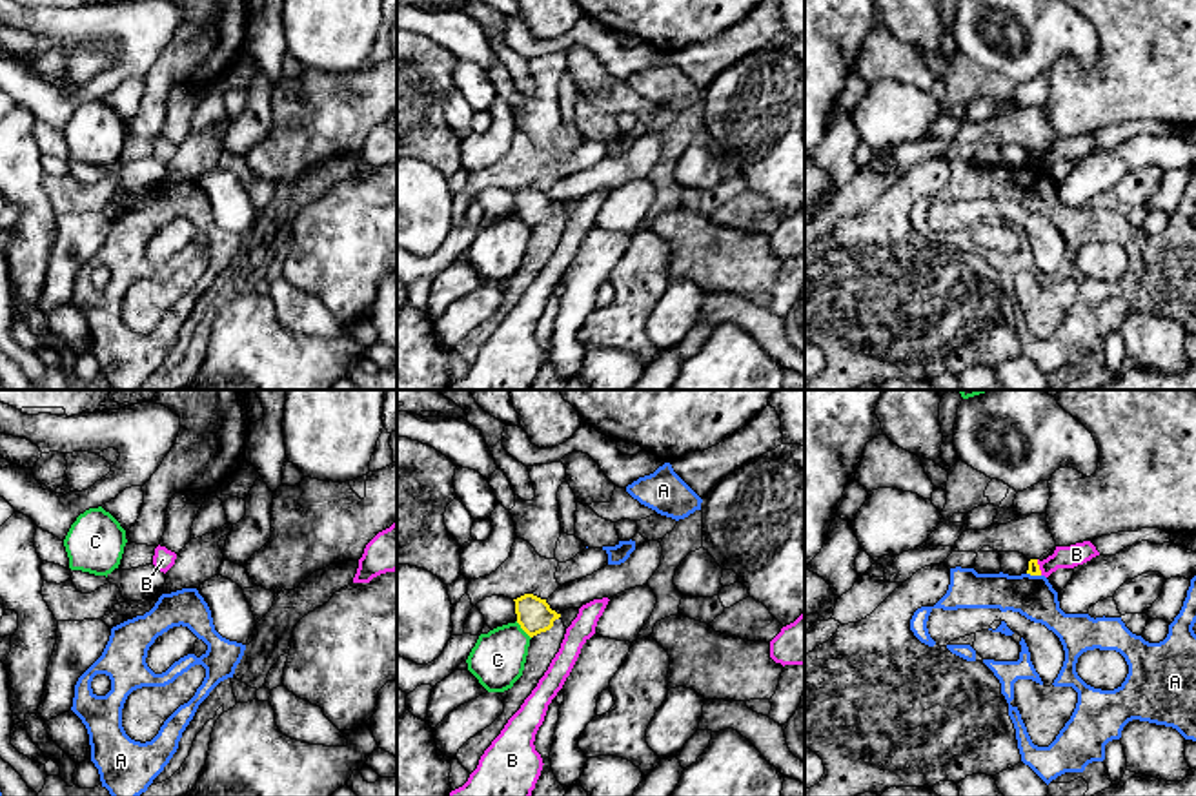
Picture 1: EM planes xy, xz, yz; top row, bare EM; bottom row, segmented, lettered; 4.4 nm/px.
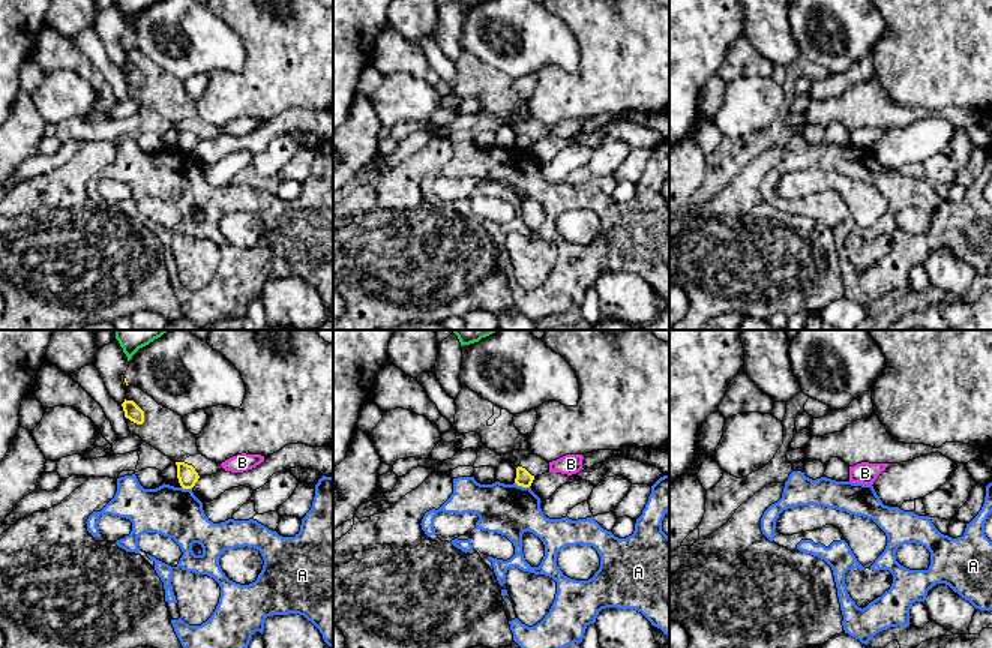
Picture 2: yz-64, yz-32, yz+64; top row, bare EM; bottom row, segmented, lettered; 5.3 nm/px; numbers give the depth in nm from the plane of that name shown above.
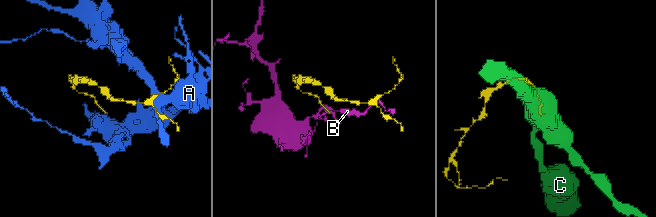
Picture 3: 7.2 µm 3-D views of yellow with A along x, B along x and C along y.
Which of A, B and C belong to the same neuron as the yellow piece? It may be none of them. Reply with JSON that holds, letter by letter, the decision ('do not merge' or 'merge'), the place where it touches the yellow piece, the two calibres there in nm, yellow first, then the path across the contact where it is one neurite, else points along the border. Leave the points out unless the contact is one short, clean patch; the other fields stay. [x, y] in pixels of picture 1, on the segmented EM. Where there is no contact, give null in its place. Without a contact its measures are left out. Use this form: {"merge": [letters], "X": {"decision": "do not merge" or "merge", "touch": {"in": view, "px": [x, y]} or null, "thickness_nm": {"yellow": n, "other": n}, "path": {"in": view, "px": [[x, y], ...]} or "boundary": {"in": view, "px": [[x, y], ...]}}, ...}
{"merge": [], "A": {"decision": "do not merge", "touch": {"in": "yz", "px": [1034, 574]}, "thickness_nm": {"yellow": 50, "other": 190}}, "B": {"decision": "do not merge", "touch": {"in": "yz", "px": [1038, 567]}, "thickness_nm": {"yellow": 50, "other": 100}, "boundary": {"in": "yz", "px": [[1036, 560], [1042, 574]]}}, "C": {"decision": "do not merge", "touch": {"in": "xz", "px": [523, 629]}, "thickness_nm": {"yellow": 160, "other": 240}}}

